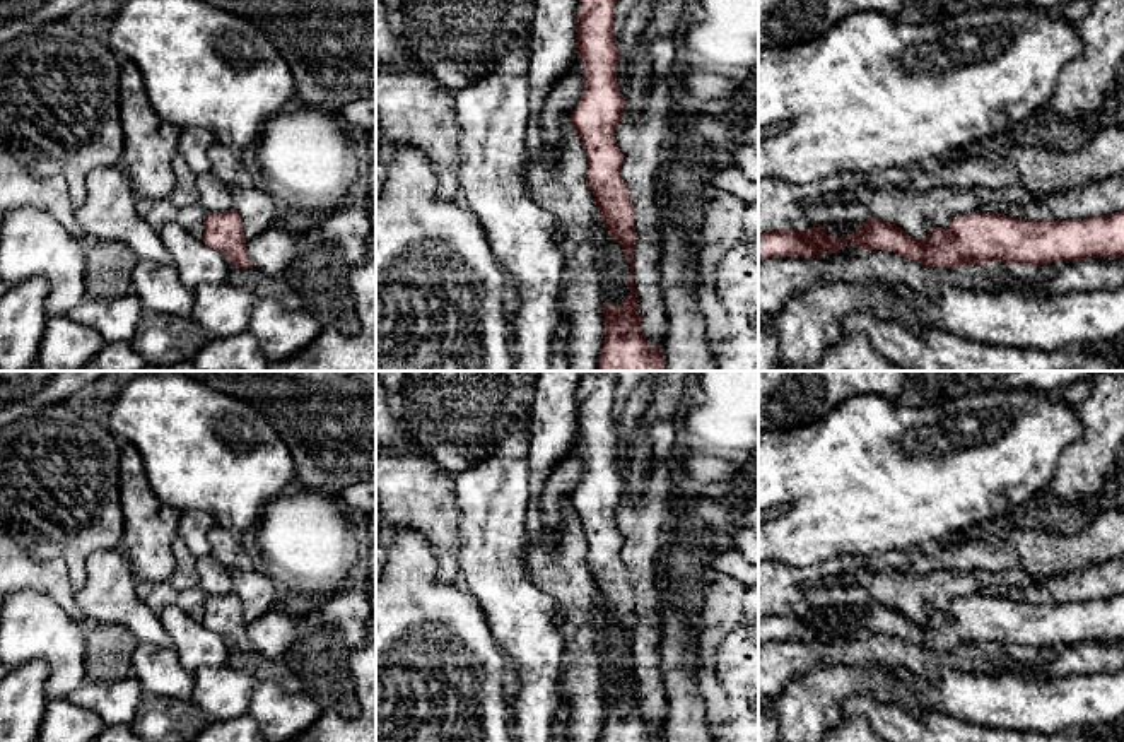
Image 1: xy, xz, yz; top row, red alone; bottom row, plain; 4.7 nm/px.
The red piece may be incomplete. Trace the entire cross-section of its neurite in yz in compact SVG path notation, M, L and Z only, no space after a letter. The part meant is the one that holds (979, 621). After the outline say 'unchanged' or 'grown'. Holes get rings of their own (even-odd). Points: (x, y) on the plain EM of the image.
M1124 592L1115 597L1088 602L1040 605L1006 597L975 595L955 598L945 612L931 610L922 622L912 621L895 607L876 600L869 600L849 621L835 621L827 615L827 610L828 607L801 615L765 614L758 619L758 646L769 641L830 638L840 634L844 626L868 634L893 634L929 651L957 651L989 645L1042 650L1057 643L1069 646L1086 641L1124 641Z; unchanged

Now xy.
M231 592L224 595L208 595L202 624L225 638L236 650L251 651L246 634L246 621L239 597Z; unchanged

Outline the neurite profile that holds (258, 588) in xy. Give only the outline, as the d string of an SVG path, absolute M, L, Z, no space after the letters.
M253 566L249 569L232 568L229 573L232 578L232 592L243 604L246 624L255 622L282 602L278 578L263 566Z

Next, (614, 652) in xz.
M600 595L594 602L594 636L596 653L601 660L601 691L605 687L620 687L630 675L625 663L630 660L630 648L623 633L613 624L601 605Z

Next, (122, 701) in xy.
M130 675L114 682L84 682L67 699L94 711L104 725L140 725L149 701L138 680Z

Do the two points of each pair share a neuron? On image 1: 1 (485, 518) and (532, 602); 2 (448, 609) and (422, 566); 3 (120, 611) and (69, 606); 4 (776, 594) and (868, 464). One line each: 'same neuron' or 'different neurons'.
1: same neuron
2: same neuron
3: different neurons
4: different neurons

